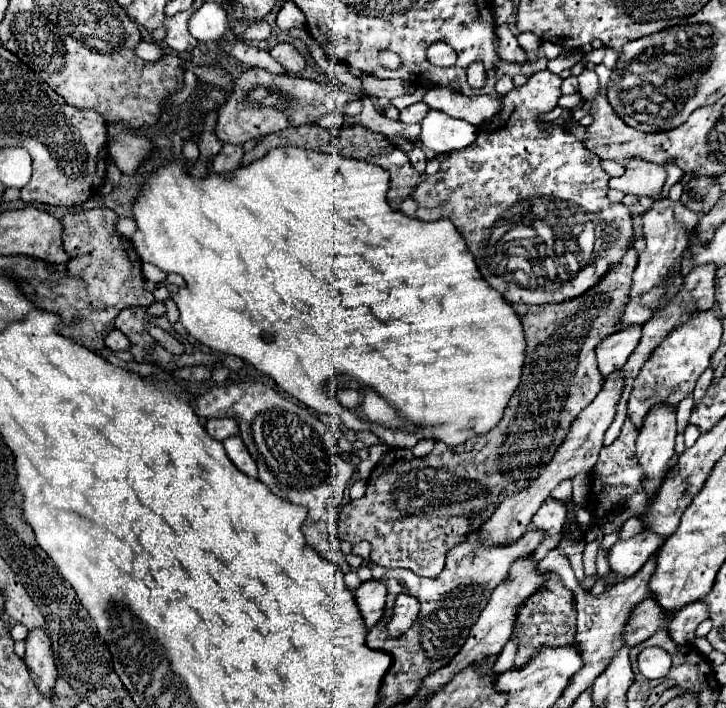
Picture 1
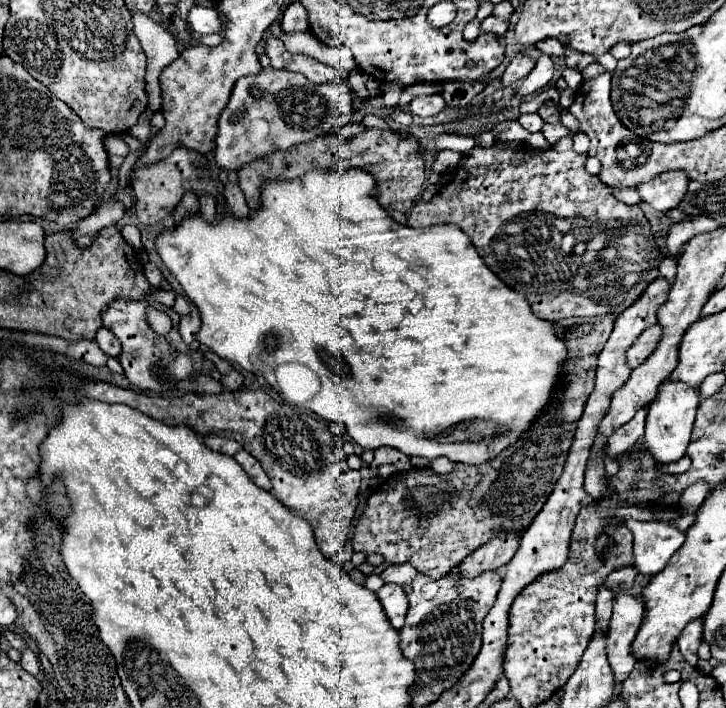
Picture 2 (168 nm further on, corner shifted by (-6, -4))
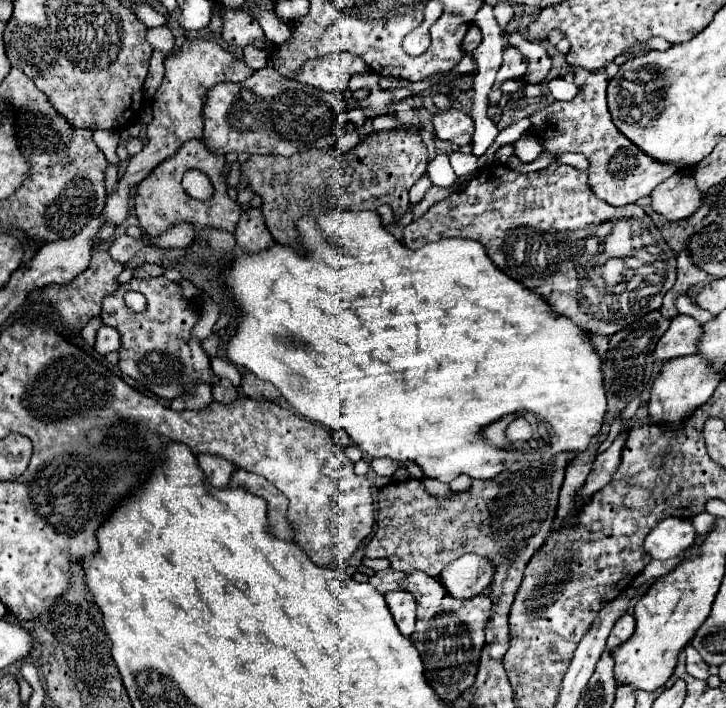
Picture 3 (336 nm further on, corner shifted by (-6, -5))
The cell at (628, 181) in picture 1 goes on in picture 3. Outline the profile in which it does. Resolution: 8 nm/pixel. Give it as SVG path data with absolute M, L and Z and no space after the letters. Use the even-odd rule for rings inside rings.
M674 174L654 188L650 194L652 208L668 220L682 220L694 214L702 206L702 196L694 184L694 178L686 174Z

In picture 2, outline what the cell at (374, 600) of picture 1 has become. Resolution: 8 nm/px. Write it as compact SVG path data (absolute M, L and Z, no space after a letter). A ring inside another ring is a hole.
M384 585L382 589L378 589L376 595L388 615L388 621L396 629L402 629L404 617L408 613L408 597L406 597L404 589L400 585Z

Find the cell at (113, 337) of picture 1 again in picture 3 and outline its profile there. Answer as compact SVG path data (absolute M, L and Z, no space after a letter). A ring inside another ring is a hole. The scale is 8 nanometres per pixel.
M102 324L98 328L98 334L96 334L96 352L104 356L108 352L116 352L118 348L120 348L120 334L118 334L118 330Z

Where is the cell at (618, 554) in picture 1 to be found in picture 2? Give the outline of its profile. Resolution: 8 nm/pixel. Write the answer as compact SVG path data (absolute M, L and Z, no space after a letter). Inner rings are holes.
M628 519L626 525L630 527L630 531L634 533L634 567L642 573L642 575L656 575L658 571L664 569L664 565L668 563L668 559L682 547L686 535L676 529L672 523L662 523L662 521L634 521Z

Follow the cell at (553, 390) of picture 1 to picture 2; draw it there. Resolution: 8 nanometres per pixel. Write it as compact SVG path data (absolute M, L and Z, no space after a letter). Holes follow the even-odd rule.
M590 317L586 323L568 325L560 337L574 341L562 385L552 405L534 425L494 461L482 465L456 463L450 475L414 469L384 479L370 495L364 515L354 529L354 551L380 553L386 563L412 563L420 573L440 579L458 567L474 549L504 531L522 535L540 513L554 483L562 475L576 423L594 389L598 355L614 327L614 317Z

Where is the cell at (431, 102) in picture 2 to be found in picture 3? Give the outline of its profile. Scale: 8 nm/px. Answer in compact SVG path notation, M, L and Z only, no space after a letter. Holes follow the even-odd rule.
M456 108L438 110L438 112L432 116L432 124L434 124L434 130L436 130L434 134L436 134L440 140L456 142L458 146L472 142L474 120L472 120L468 114L456 110Z

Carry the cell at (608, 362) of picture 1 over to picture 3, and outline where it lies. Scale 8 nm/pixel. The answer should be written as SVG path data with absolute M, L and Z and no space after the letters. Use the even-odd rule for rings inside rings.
M684 314L674 316L670 328L664 332L664 336L656 344L656 350L652 352L654 362L664 364L672 358L694 354L700 334L702 334L702 324L696 322L692 316Z

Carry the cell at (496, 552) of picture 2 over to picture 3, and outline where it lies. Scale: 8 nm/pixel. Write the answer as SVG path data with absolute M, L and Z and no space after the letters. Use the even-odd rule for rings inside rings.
M478 554L460 556L440 574L440 580L446 586L446 590L460 600L486 592L492 578L494 578L494 564Z

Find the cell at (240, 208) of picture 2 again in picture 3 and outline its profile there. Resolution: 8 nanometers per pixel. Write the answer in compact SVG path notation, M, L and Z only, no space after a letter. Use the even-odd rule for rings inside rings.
M240 216L240 222L236 226L236 244L240 246L240 250L244 252L258 252L268 248L274 238L270 236L270 232L266 230L264 220L260 218L250 218L250 216Z

